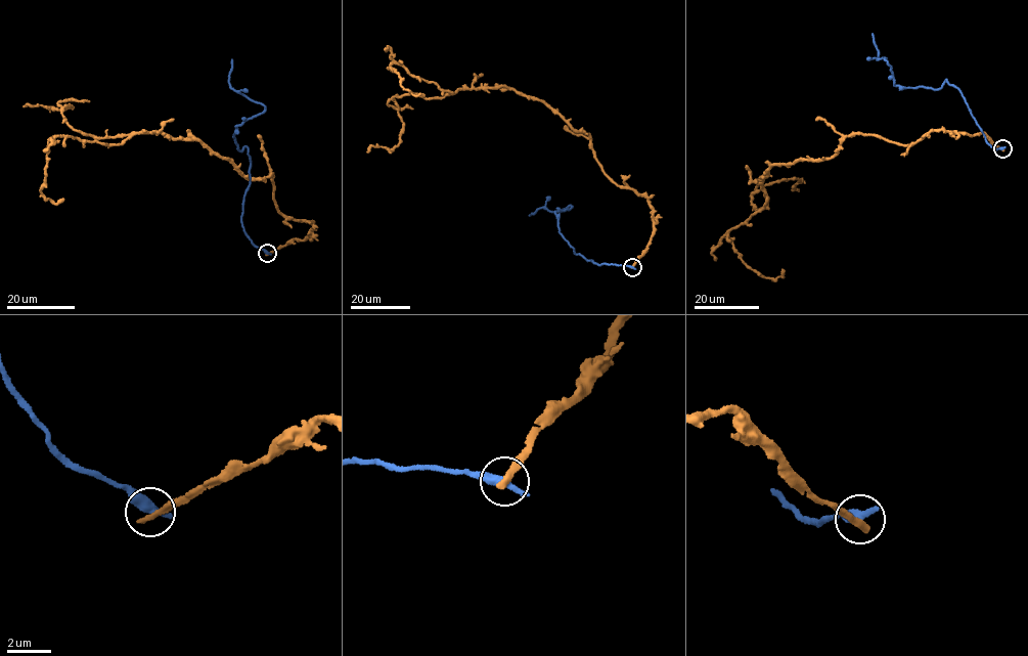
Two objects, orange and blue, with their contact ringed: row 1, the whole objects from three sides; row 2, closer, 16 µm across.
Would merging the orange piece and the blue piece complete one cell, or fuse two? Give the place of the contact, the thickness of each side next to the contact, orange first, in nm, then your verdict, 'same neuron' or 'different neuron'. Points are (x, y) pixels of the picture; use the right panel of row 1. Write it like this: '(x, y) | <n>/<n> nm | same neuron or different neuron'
(1002, 148) | 320/550 nm | different neuron

